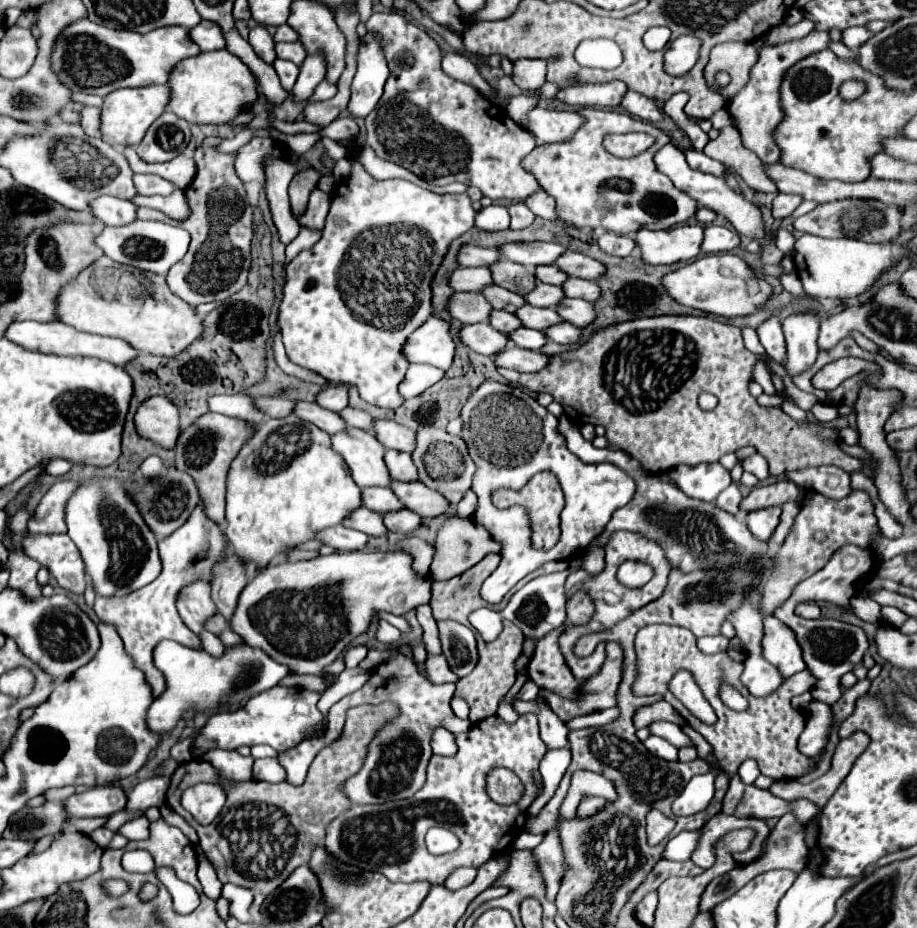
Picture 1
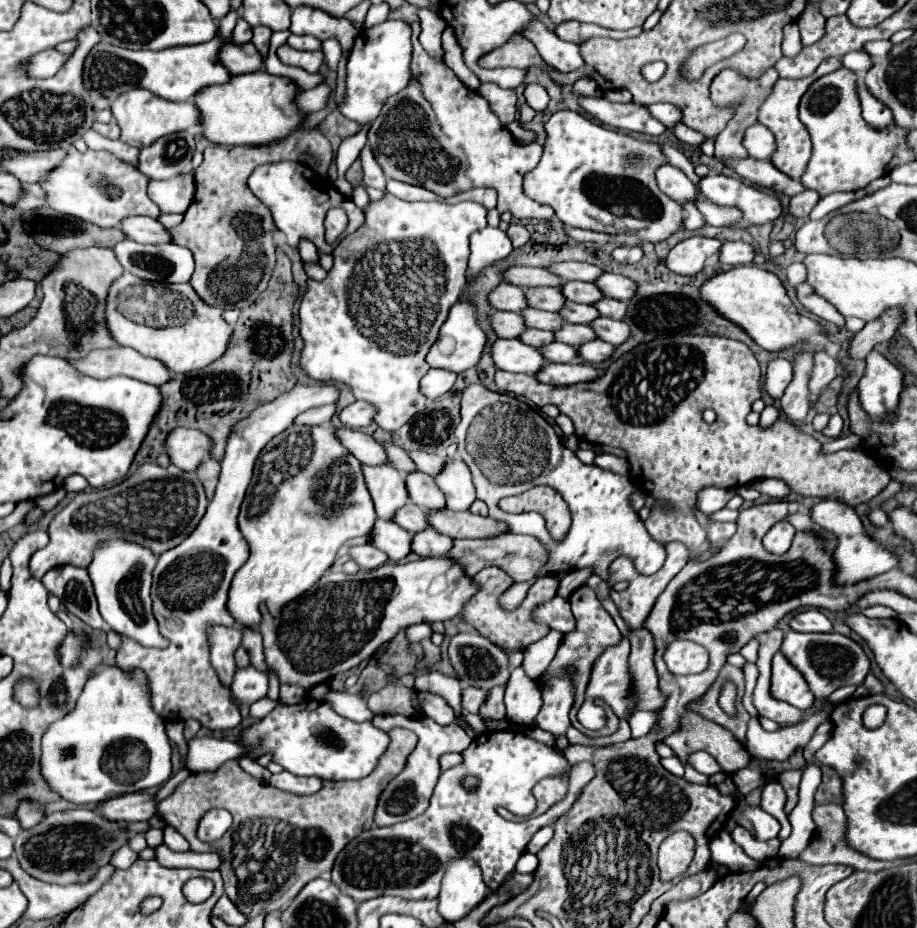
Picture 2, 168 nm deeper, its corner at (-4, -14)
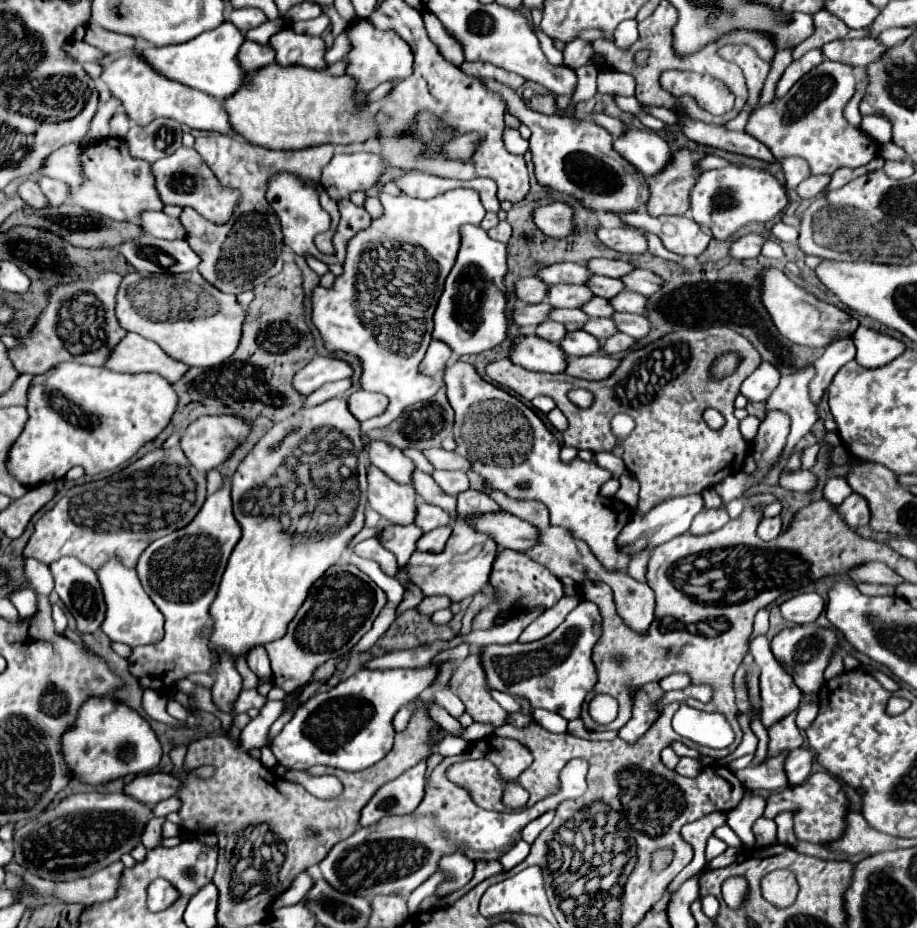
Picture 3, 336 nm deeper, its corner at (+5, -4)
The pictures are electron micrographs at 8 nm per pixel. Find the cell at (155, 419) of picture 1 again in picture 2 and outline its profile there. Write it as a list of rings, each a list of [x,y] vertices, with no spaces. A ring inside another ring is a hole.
[[[173,428],[165,438],[165,448],[171,464],[185,472],[193,472],[197,464],[209,456],[209,438],[203,432],[189,428]]]

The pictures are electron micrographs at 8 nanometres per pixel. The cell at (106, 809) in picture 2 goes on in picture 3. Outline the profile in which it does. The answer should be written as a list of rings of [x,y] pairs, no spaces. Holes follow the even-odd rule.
[[[164,772],[138,776],[124,788],[126,794],[132,794],[136,800],[150,806],[176,796],[178,790],[180,790],[180,778],[176,778],[174,774],[164,774]]]

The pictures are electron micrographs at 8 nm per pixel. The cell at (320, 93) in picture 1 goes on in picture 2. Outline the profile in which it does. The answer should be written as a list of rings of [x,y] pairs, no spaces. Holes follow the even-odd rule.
[[[385,20],[373,28],[361,28],[357,34],[357,44],[347,62],[347,76],[345,76],[345,94],[341,104],[337,106],[339,112],[365,126],[381,112],[385,100],[399,90],[403,90],[411,78],[409,72],[411,60],[411,26],[403,20]]]

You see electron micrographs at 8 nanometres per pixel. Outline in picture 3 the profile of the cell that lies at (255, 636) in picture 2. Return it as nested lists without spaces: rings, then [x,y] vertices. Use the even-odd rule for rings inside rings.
[[[262,646],[258,648],[252,648],[248,652],[248,666],[250,670],[258,676],[258,678],[270,678],[272,676],[272,670],[270,670],[270,660],[268,660],[268,654]]]

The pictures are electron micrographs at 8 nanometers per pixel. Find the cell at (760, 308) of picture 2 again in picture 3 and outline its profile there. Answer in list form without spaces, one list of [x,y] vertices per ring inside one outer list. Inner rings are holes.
[[[776,268],[764,270],[764,306],[768,306],[768,312],[772,314],[772,320],[776,322],[780,334],[784,334],[788,340],[796,344],[810,348],[826,348],[828,342],[852,336],[860,326],[858,320],[852,318],[848,312],[818,300],[814,294],[800,288],[784,272]]]

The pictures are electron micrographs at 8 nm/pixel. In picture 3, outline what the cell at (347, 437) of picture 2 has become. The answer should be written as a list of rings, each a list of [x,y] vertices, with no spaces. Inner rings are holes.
[[[372,440],[366,446],[370,462],[386,472],[392,480],[398,484],[410,484],[412,482],[412,472],[414,472],[414,462],[404,456],[404,452],[396,446],[390,446],[386,442],[376,442]]]

